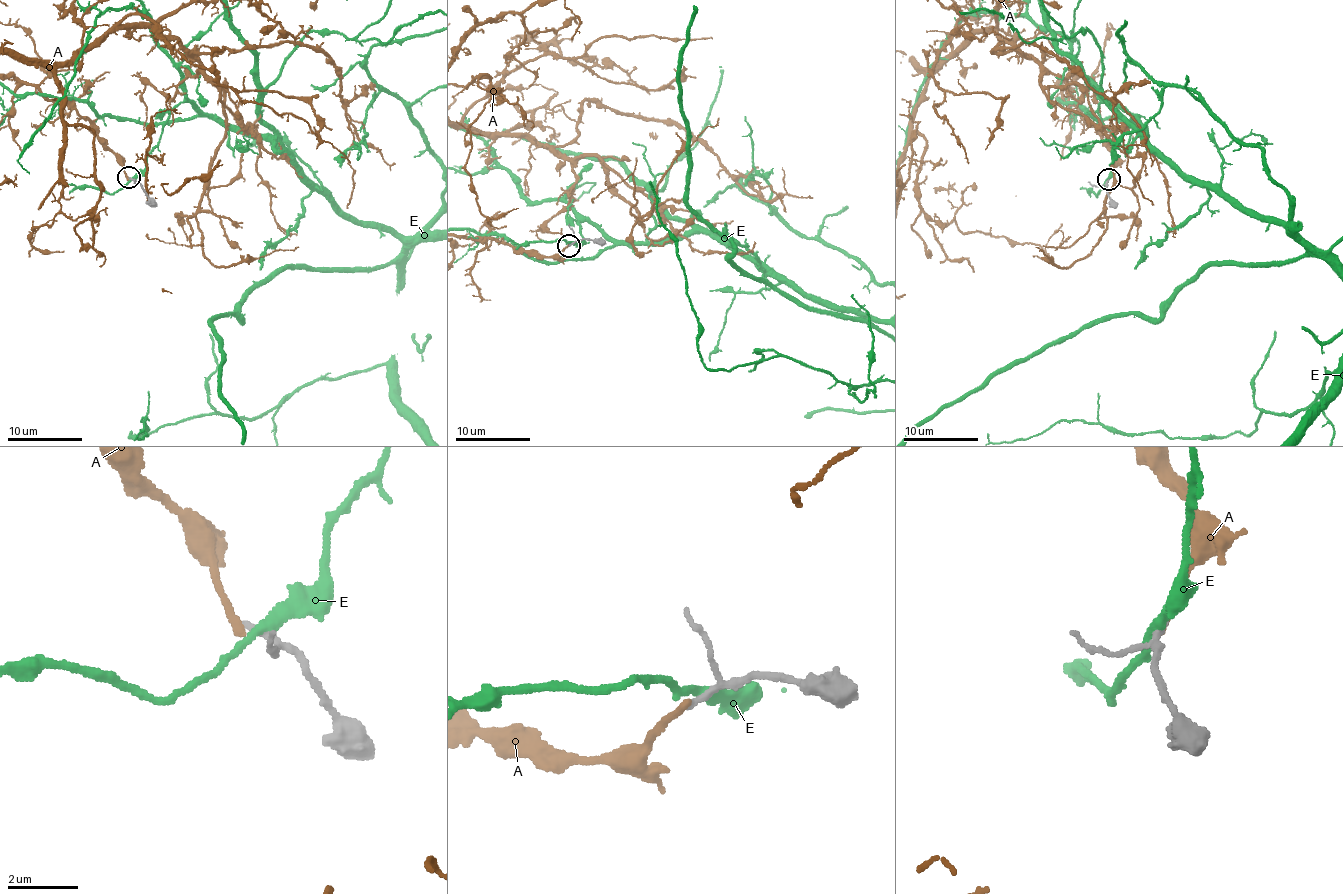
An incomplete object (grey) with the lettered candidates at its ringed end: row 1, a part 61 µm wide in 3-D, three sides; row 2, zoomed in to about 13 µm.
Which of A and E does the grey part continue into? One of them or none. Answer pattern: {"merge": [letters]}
{"merge": []}

